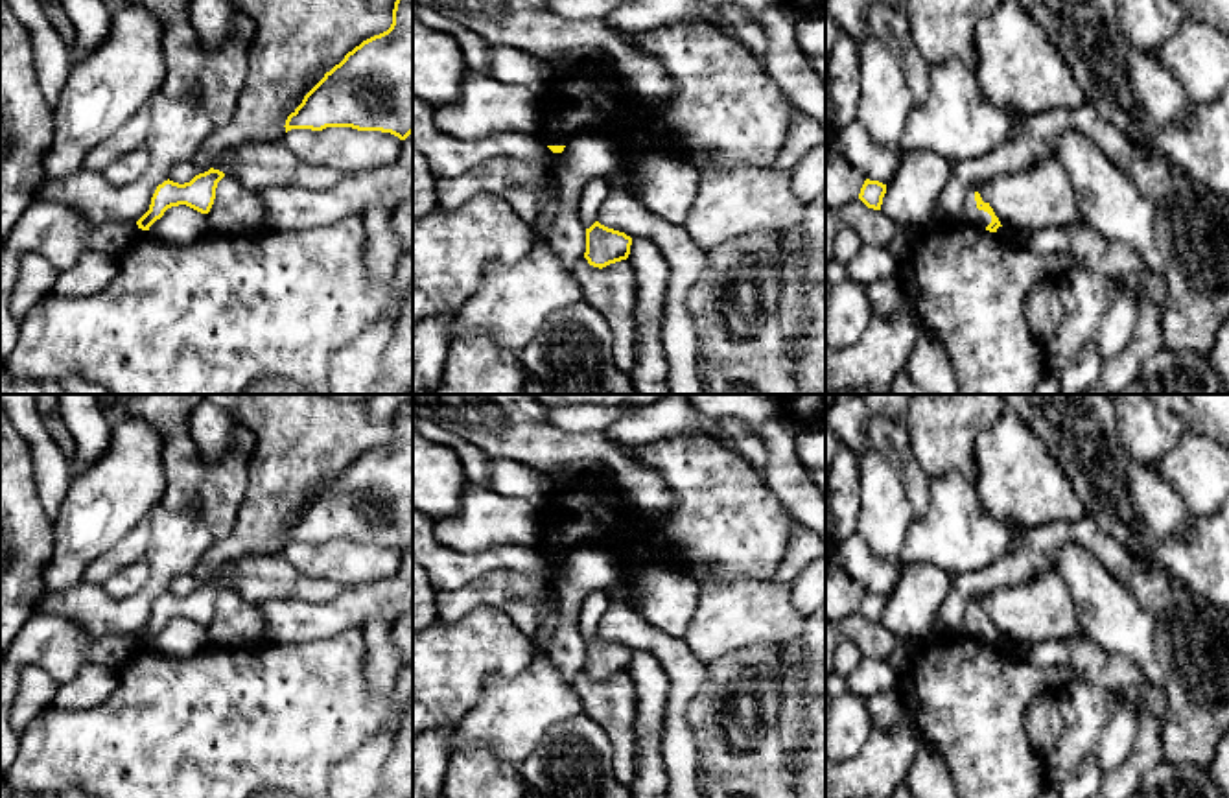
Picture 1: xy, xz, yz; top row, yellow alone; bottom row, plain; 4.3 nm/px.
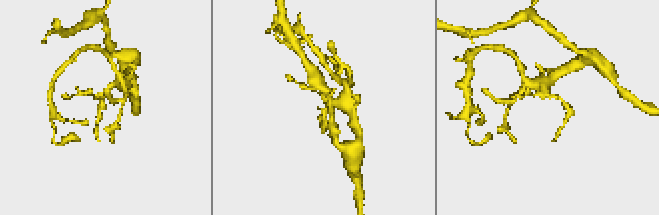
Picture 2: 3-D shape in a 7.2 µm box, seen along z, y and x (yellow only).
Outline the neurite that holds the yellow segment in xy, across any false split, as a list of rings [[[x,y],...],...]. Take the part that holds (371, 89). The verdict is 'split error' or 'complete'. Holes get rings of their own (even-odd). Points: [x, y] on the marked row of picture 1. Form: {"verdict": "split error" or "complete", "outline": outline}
{"verdict": "complete", "outline": [[[396,0],[391,28],[326,72],[284,127],[352,127],[405,140],[413,133],[413,0]]]}

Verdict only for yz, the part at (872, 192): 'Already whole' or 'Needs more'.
Already whole

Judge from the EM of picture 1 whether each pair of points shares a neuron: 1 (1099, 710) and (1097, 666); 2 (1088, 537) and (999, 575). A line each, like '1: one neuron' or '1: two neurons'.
1: two neurons
2: one neuron

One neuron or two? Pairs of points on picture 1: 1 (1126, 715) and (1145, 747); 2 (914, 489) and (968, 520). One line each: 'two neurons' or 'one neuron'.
1: two neurons
2: two neurons

